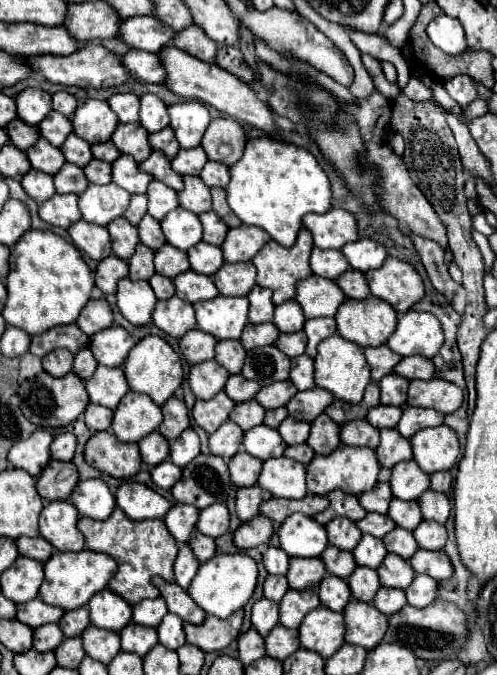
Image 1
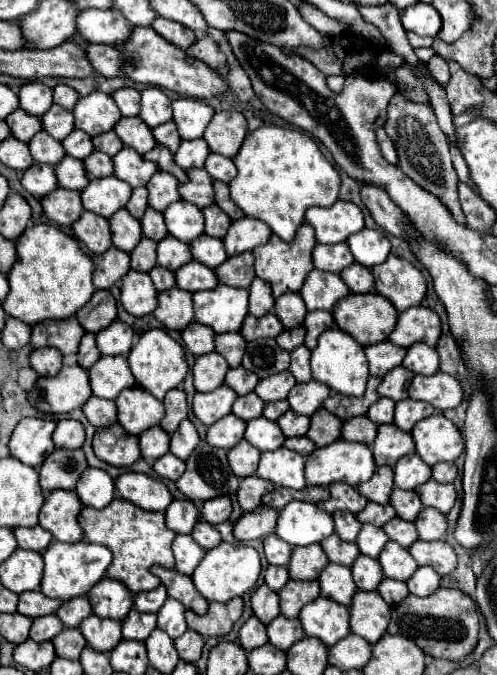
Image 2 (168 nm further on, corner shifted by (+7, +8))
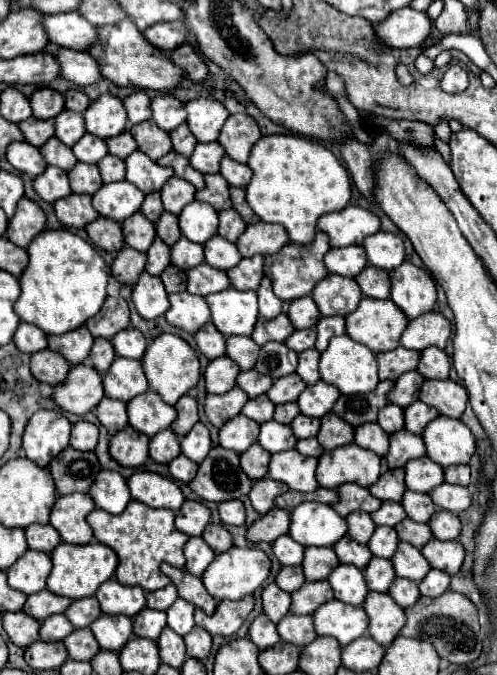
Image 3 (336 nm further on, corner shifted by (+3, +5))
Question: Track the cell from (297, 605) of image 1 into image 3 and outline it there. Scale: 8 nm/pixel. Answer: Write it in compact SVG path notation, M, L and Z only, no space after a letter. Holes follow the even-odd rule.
M327 580L323 582L305 582L299 590L291 594L293 614L313 614L321 604L333 600L333 590Z

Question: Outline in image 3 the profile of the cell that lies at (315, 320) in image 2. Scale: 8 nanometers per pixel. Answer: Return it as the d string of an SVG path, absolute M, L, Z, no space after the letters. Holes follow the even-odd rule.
M321 316L315 328L317 328L315 348L319 352L325 352L327 346L329 346L329 340L333 336L343 336L345 334L345 318L325 318L325 316Z

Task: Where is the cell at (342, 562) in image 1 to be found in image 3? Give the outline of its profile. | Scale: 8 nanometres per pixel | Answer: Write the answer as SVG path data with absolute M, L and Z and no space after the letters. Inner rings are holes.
M343 536L335 546L333 546L335 554L339 556L339 562L343 564L353 564L357 566L359 570L363 570L367 566L367 562L373 558L371 550L365 546L365 544L359 544L355 542L353 538L349 536Z

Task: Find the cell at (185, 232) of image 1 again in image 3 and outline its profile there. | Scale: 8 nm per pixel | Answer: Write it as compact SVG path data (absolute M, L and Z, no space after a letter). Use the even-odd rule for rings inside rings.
M195 200L187 204L179 214L179 226L185 238L189 238L191 242L203 244L217 234L217 228L219 228L217 210L207 202Z

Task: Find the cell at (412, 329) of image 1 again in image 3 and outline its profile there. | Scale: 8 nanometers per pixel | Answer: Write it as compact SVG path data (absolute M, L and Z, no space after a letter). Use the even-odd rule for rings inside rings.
M427 312L411 320L401 336L401 346L409 350L425 350L427 346L445 348L451 336L451 322L439 312Z

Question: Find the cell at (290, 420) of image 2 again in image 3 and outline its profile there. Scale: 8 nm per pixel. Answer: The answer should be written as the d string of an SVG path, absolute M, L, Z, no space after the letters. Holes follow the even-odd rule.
M299 414L299 416L291 422L291 428L293 428L293 434L295 434L297 438L311 438L311 436L317 436L317 432L319 432L319 428L321 428L321 420Z

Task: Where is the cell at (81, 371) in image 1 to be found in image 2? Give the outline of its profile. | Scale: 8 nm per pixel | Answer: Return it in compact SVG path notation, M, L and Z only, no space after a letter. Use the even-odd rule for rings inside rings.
M85 333L77 351L77 361L83 369L89 369L97 359L101 357L97 345L95 345L95 335L93 333Z

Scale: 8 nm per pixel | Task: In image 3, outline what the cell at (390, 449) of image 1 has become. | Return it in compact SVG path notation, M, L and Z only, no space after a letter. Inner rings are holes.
M399 430L399 432L391 434L389 440L391 440L391 446L385 456L389 468L401 468L409 460L425 456L425 444L423 444L421 436L415 436L407 430Z

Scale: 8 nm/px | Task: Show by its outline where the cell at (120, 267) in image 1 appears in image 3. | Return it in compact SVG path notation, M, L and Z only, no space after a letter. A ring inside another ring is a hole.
M129 246L121 248L117 258L113 260L113 266L111 266L111 276L119 282L119 284L129 284L133 286L139 278L139 274L145 270L145 264L147 264L147 254L143 252L137 252Z

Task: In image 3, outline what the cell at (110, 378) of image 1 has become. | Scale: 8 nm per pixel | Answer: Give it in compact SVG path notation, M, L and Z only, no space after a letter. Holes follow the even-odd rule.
M117 356L107 374L103 376L105 396L129 402L131 398L149 390L149 382L143 374L143 366L139 360L129 360Z

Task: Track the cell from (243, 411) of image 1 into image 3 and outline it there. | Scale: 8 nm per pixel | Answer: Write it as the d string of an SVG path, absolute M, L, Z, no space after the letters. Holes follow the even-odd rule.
M263 394L263 396L257 396L257 398L249 400L243 406L241 414L245 414L247 418L251 418L251 420L255 420L255 422L261 424L261 422L267 422L267 420L273 418L273 408L275 408L275 404Z

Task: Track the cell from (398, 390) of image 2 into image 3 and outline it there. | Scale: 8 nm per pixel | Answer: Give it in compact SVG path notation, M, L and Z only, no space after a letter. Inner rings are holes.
M407 372L407 374L403 374L399 380L397 380L397 384L395 384L395 388L389 392L389 402L391 404L397 404L397 406L401 406L401 408L407 408L409 404L413 404L415 400L419 400L419 390L421 390L421 384L423 384L423 376L419 374L419 372Z

